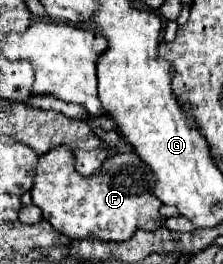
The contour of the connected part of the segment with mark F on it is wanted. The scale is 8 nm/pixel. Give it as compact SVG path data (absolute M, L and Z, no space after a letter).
M60 146L40 156L36 168L34 168L34 186L32 186L32 202L42 208L44 218L58 230L60 234L66 234L72 240L80 238L96 238L102 242L124 242L128 240L136 230L156 230L162 222L160 206L162 202L150 194L150 168L138 158L136 152L124 152L114 154L106 158L106 162L100 166L100 170L92 176L80 176L74 168L74 156L70 148Z

